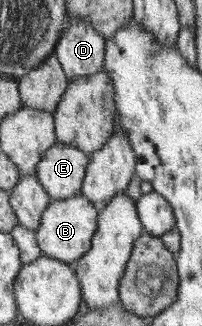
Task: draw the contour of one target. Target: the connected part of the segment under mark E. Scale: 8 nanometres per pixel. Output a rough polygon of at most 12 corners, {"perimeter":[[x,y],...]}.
{"perimeter":[[58,142],[35,174],[52,199],[81,193],[90,155]]}

